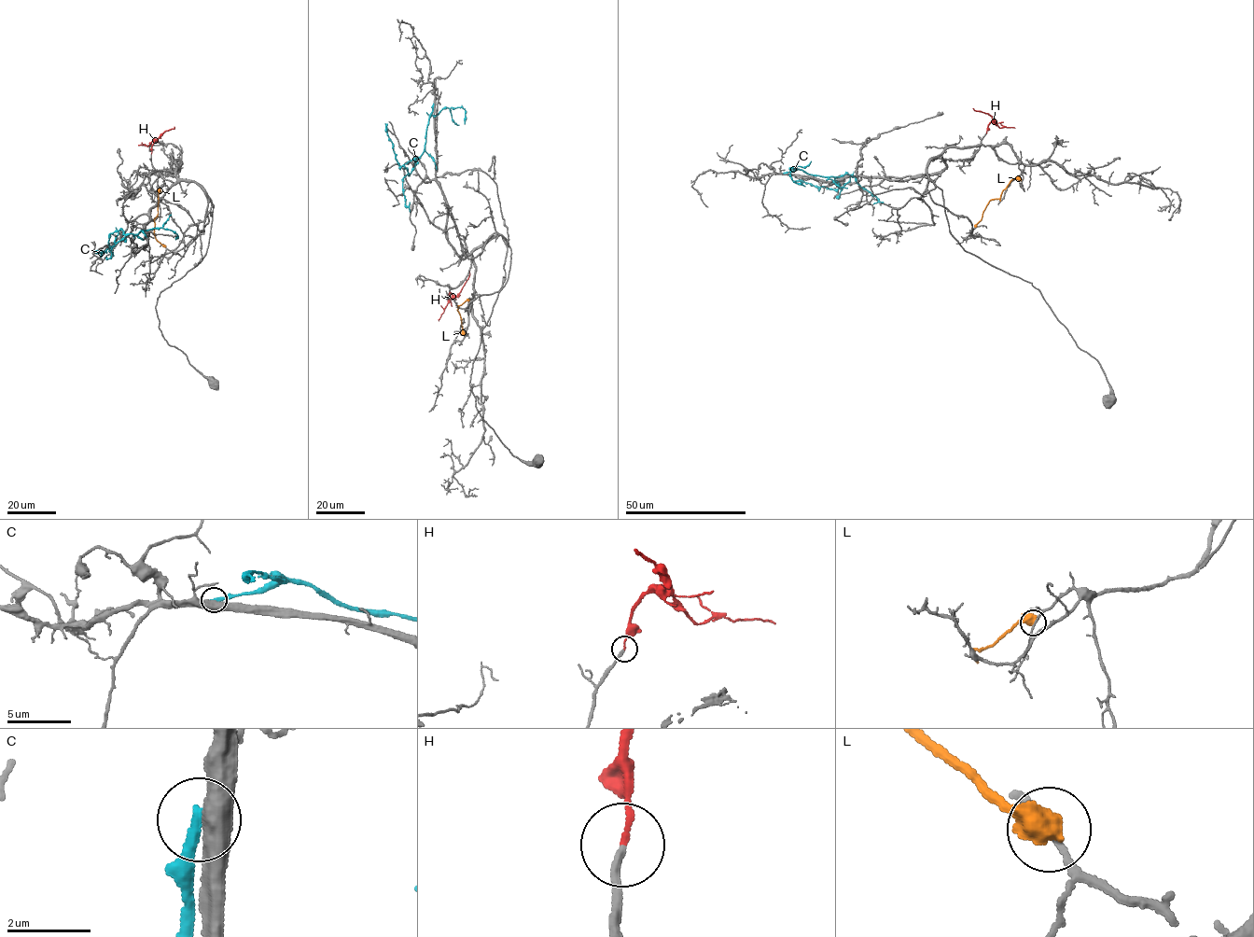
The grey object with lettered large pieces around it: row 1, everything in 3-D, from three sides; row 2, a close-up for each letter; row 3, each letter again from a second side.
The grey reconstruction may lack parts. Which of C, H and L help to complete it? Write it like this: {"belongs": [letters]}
{"belongs": ["H"]}

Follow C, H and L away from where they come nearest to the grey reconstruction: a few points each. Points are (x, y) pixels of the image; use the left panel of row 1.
C: (146, 236), (141, 230), (137, 234), (131, 232), (102, 254), (95, 252)
H: (151, 153), (152, 144), (174, 127)
L: (164, 245), (155, 237), (154, 230), (160, 191)

